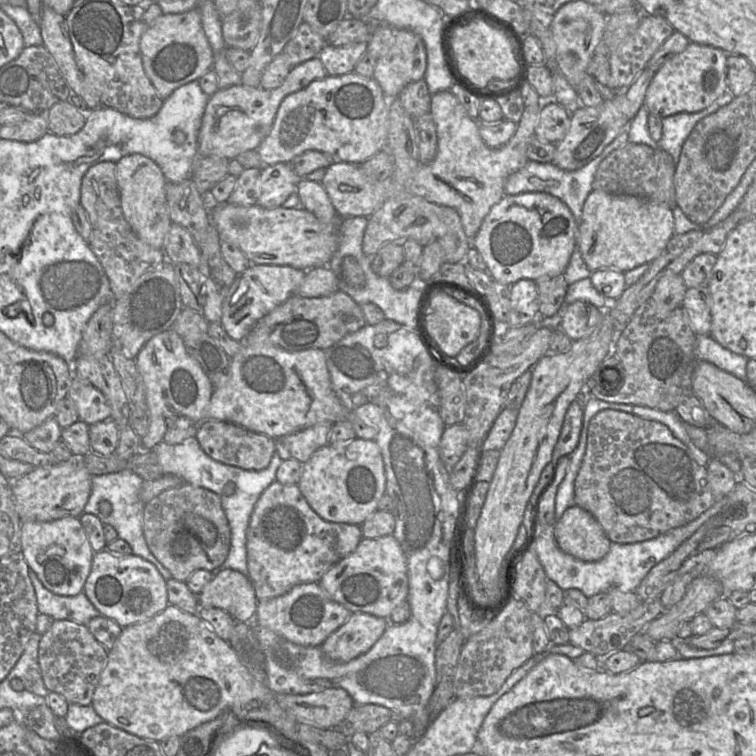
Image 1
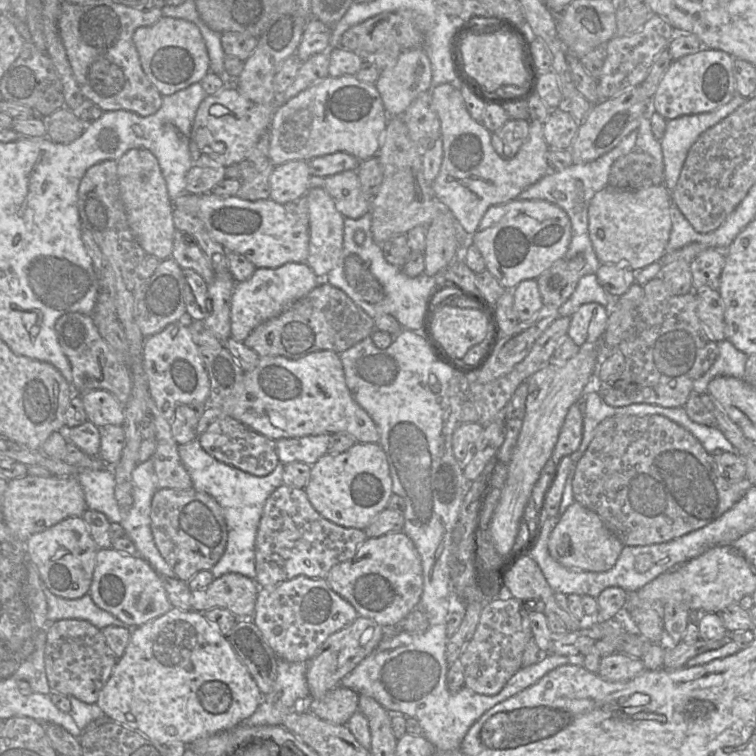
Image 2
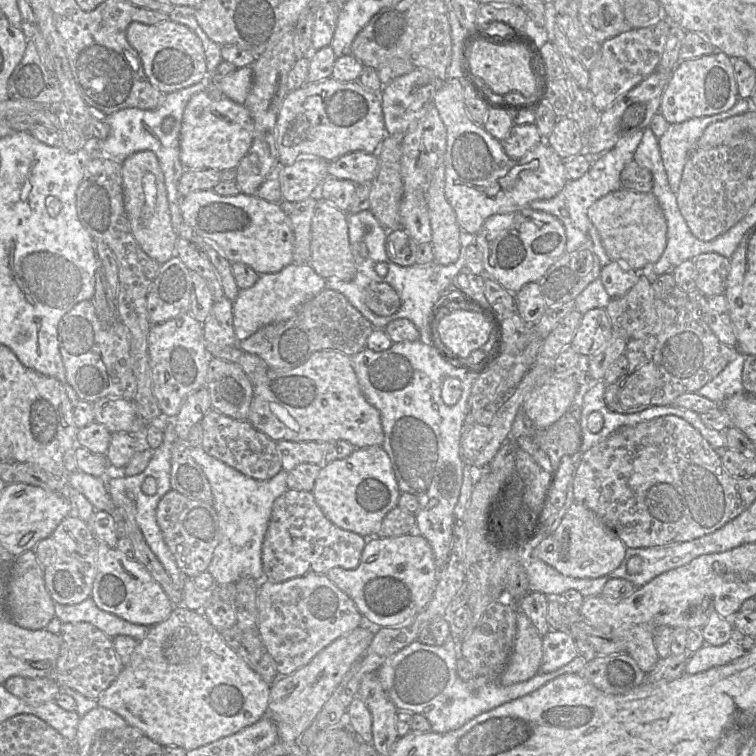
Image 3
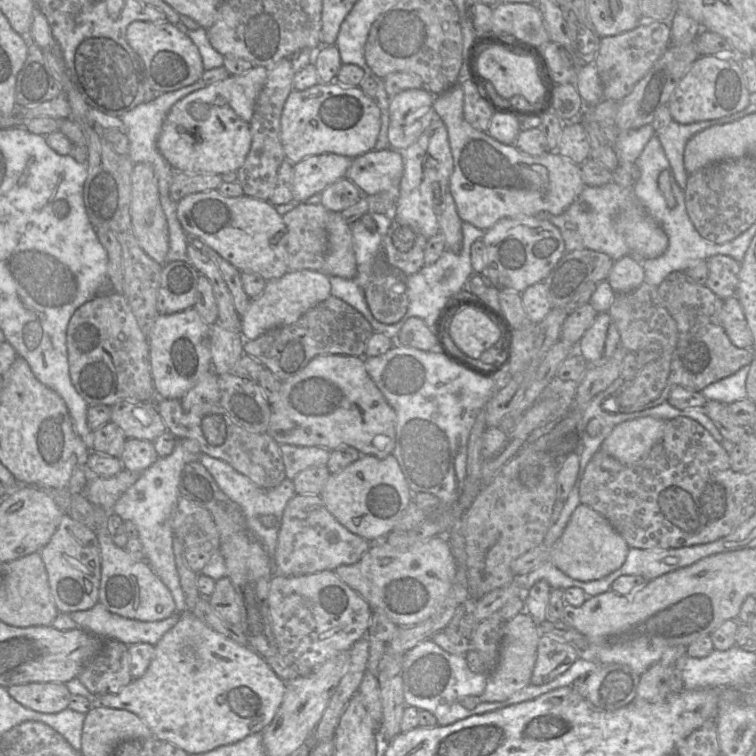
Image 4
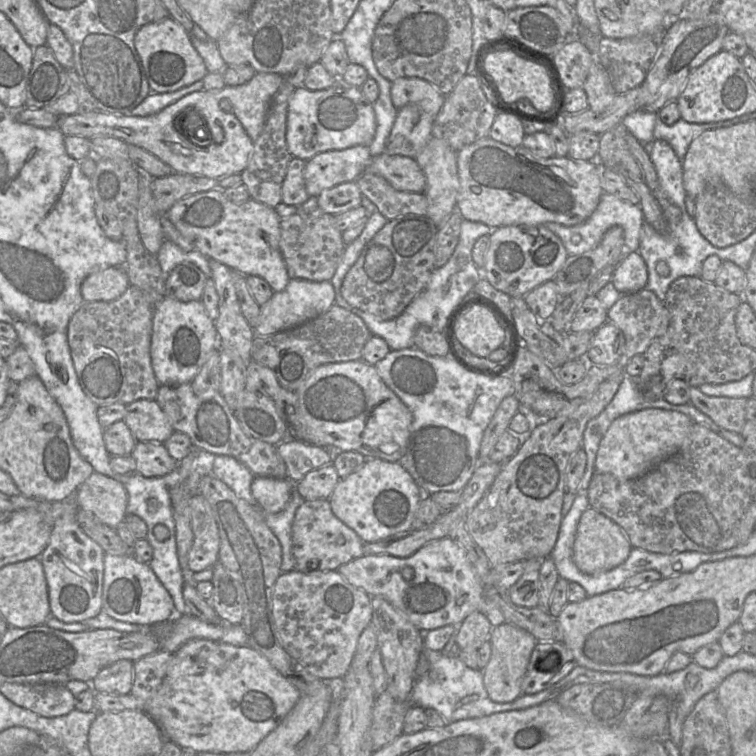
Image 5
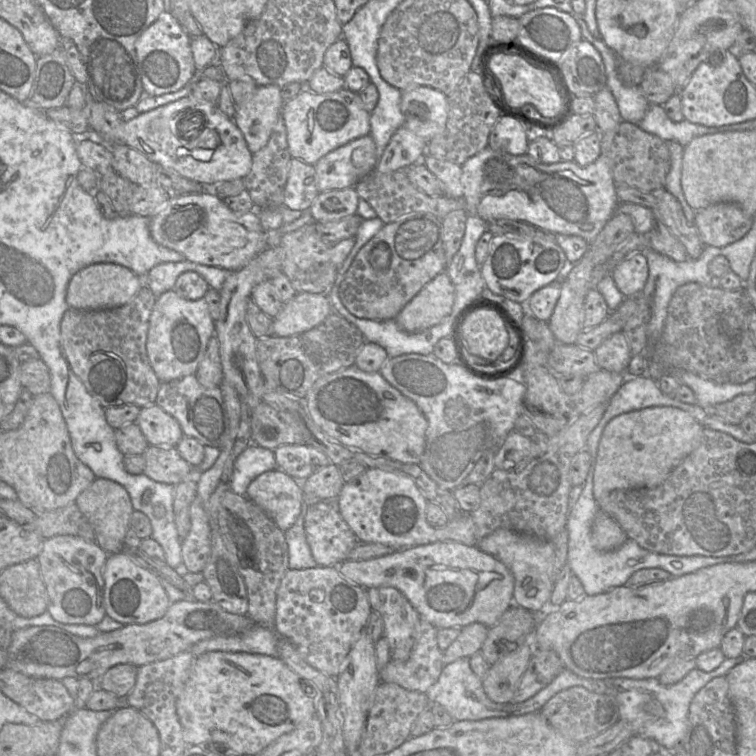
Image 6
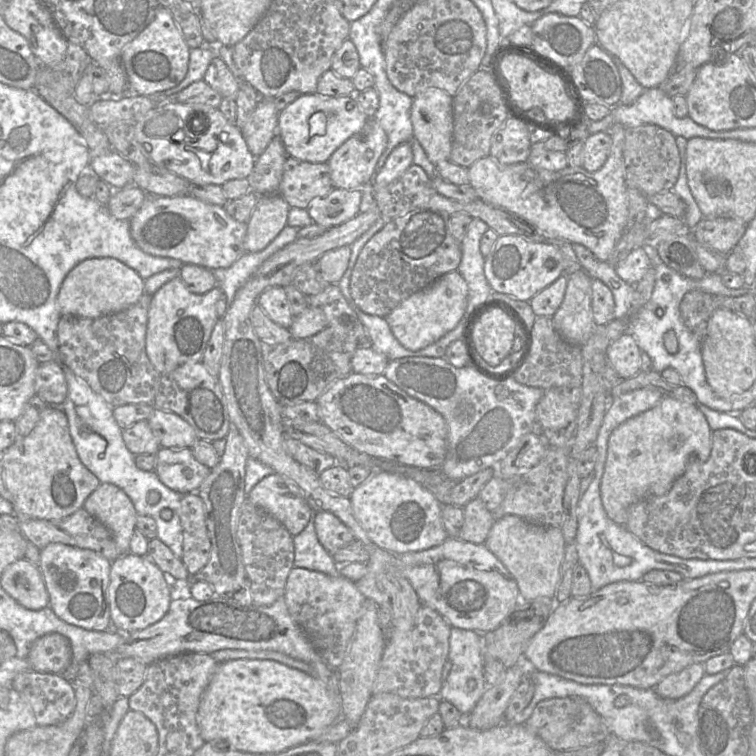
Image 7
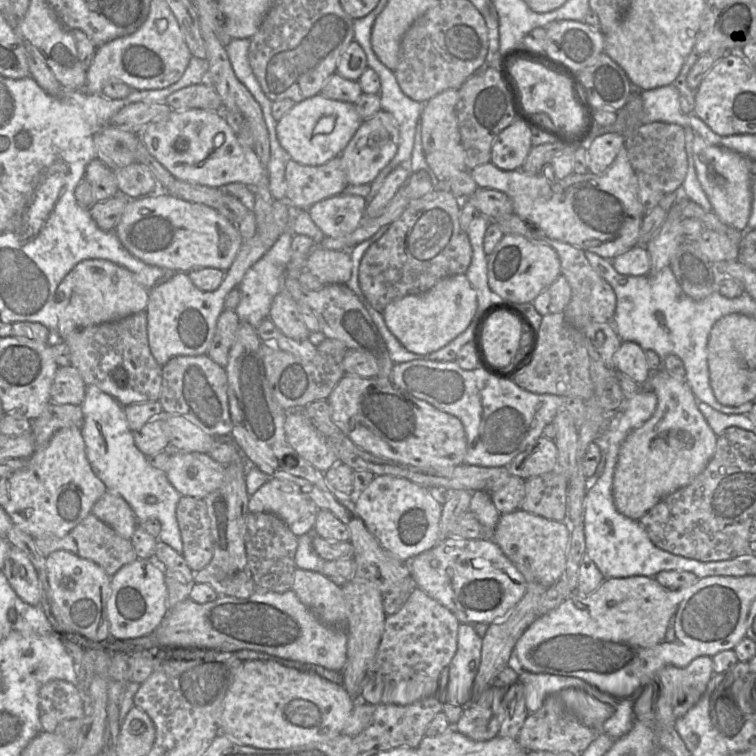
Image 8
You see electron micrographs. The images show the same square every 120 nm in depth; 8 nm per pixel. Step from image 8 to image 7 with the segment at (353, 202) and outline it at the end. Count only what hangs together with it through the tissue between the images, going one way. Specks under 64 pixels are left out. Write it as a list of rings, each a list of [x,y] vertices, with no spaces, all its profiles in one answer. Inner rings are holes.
[[[334,188],[327,196],[314,200],[307,208],[313,222],[331,228],[360,213],[361,189]]]

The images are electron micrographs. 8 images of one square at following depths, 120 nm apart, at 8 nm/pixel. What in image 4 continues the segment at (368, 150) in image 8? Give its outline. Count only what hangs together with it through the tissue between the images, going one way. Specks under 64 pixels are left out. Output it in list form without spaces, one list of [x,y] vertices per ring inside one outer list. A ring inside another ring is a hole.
[[[326,153],[304,158],[293,166],[293,200],[304,202],[326,187],[345,178],[353,158]]]

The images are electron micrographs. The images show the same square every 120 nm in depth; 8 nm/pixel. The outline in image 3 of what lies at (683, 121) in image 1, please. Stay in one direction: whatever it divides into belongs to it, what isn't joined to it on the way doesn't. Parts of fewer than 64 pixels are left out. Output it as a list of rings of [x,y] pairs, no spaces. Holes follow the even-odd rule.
[[[739,98],[729,110],[680,123],[669,123],[667,130],[658,139],[660,154],[668,176],[671,190],[677,194],[682,173],[691,151],[704,130],[712,123],[743,114],[753,109],[752,100]]]

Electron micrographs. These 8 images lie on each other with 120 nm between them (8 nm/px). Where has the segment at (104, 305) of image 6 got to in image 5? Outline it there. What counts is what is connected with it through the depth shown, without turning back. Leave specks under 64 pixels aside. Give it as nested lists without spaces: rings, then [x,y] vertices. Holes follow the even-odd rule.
[[[108,267],[90,274],[81,285],[84,302],[113,301],[130,286],[123,267]]]

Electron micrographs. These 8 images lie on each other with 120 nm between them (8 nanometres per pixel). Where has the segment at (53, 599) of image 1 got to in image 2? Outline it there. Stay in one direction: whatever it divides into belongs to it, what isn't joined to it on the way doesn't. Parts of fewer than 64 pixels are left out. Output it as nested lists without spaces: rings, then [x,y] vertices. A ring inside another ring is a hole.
[[[44,584],[50,622],[64,619],[87,620],[99,630],[107,626],[124,627],[125,624],[106,610],[97,606],[90,594],[77,599],[66,599],[53,594]]]

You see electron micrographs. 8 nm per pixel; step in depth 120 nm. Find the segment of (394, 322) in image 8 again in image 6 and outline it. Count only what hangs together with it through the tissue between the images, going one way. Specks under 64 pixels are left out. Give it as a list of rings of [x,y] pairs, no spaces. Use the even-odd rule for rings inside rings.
[[[446,271],[428,282],[395,317],[408,333],[417,333],[439,324],[451,311],[455,288]]]

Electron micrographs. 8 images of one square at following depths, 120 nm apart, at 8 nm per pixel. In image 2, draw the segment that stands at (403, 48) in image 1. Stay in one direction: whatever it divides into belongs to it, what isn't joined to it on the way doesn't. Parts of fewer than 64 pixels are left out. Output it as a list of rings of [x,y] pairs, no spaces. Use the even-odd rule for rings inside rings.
[[[423,48],[400,53],[396,65],[379,73],[375,83],[389,117],[402,117],[422,93],[431,91],[432,68]]]

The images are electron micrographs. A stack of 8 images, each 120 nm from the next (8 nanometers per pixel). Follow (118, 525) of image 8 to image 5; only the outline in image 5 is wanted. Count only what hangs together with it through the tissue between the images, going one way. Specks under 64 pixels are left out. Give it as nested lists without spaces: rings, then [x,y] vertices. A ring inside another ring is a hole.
[[[93,472],[77,489],[79,509],[91,512],[101,523],[115,529],[127,512],[124,485],[112,477]]]

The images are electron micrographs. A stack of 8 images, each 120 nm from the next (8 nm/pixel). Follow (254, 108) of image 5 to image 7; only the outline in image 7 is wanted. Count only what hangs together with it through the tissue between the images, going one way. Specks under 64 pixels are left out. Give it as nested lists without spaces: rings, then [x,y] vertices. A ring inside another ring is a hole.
[[[261,98],[255,111],[250,116],[245,126],[241,129],[244,140],[253,156],[258,157],[261,155],[273,137],[278,134],[278,118],[279,111],[274,103],[274,99]]]

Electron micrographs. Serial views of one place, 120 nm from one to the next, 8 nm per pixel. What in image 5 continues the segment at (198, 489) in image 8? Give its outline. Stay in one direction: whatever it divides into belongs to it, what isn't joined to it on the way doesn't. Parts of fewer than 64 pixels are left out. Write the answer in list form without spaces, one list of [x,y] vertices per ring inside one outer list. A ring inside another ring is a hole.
[[[137,442],[130,455],[136,463],[135,472],[147,478],[165,476],[178,466],[164,443]]]

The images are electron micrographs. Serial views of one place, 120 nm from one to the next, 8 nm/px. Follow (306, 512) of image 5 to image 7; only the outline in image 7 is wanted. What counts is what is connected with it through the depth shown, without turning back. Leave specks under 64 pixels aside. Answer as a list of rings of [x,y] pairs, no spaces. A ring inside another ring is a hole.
[[[316,512],[314,526],[319,542],[331,555],[354,540],[350,529],[331,512]]]

